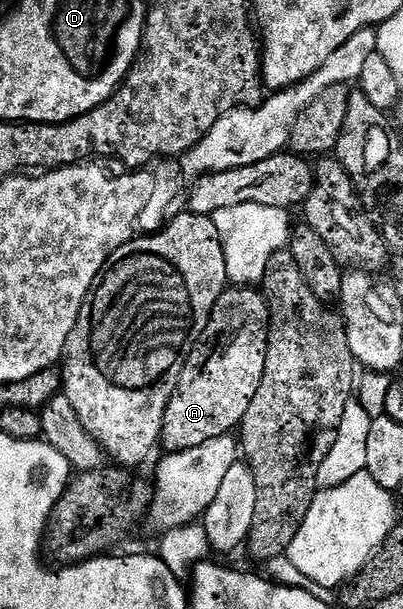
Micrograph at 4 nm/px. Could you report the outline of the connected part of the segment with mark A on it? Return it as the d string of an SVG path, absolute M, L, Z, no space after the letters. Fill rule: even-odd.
M227 288L218 298L210 319L206 325L196 349L190 354L178 384L170 395L170 403L166 406L166 415L162 421L162 438L170 441L174 448L185 448L204 444L204 440L212 440L216 436L237 431L245 419L248 406L256 396L264 376L265 356L269 348L271 332L271 303L267 295L258 288Z

